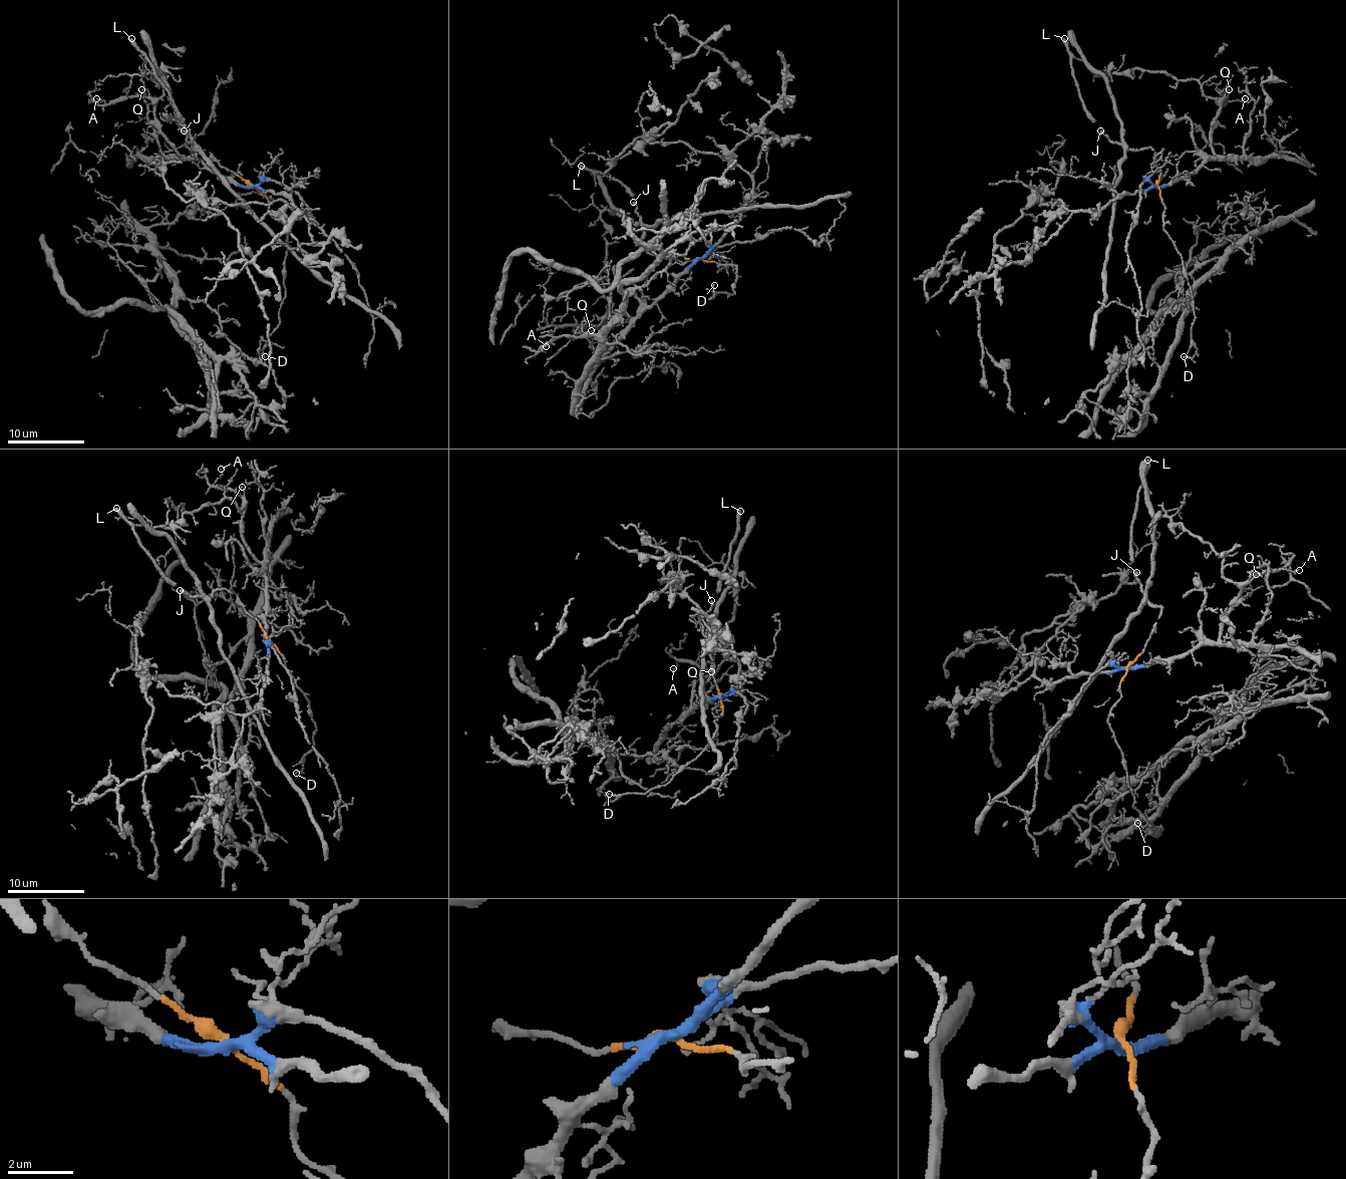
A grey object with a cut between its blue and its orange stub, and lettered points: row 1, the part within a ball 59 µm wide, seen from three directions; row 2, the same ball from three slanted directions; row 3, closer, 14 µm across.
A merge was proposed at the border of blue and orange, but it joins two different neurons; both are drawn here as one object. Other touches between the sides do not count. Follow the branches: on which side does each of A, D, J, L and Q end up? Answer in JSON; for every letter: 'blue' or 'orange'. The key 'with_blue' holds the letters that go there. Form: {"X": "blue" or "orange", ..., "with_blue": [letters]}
{"A": "blue", "D": "orange", "J": "orange", "L": "orange", "Q": "blue", "with_blue": ["A", "Q"]}

